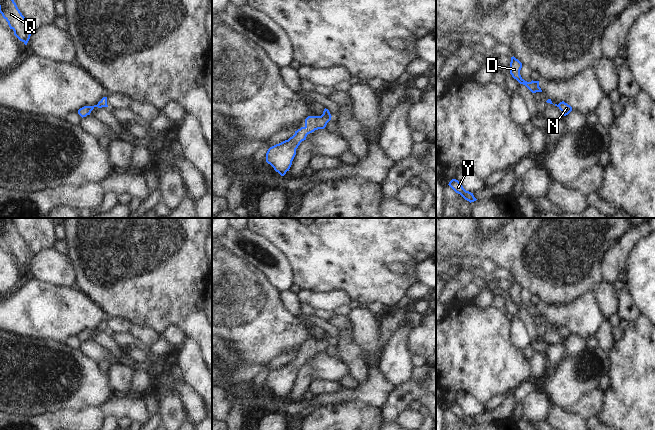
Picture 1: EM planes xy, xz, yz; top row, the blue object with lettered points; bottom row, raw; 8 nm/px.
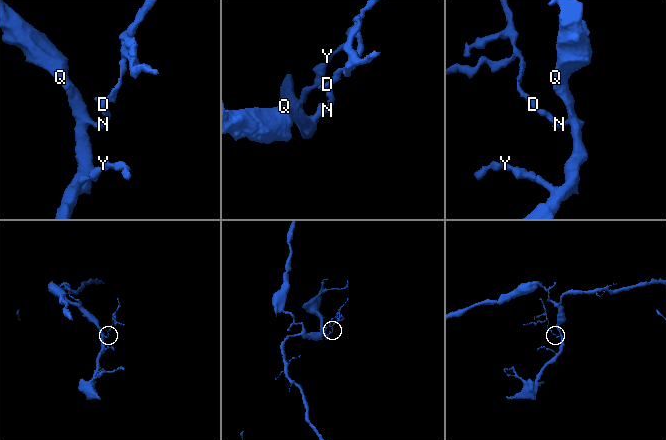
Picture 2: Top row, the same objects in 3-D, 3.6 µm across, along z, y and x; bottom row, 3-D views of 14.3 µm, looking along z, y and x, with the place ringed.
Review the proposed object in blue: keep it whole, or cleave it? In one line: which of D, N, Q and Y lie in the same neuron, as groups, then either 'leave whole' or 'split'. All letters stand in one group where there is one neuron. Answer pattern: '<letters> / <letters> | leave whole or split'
D N Q Y | leave whole

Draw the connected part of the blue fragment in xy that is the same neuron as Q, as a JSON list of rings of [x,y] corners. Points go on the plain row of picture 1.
[[[12,220],[0,221],[0,237],[8,246],[10,253],[14,255],[14,259],[25,269],[27,269],[34,254],[18,233],[16,227],[12,223]]]

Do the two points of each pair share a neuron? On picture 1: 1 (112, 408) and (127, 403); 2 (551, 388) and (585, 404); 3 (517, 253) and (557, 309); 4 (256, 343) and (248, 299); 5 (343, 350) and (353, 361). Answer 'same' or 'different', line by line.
1: same
2: different
3: different
4: same
5: same

